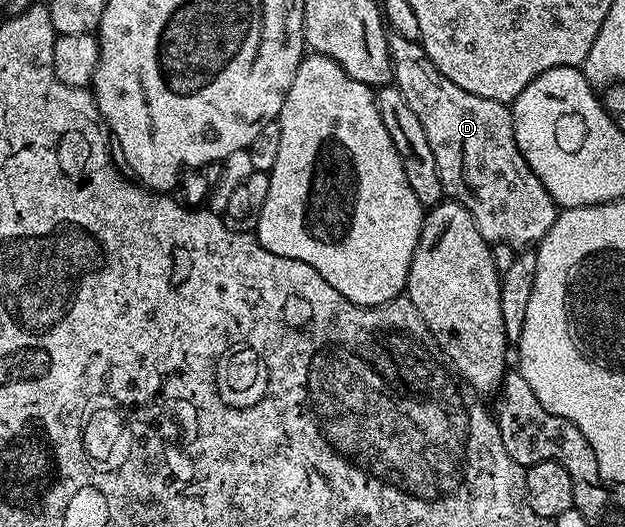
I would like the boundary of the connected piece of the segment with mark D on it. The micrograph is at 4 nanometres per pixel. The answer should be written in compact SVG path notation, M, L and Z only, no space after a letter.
M392 32L388 51L394 85L426 128L426 140L430 140L444 187L456 189L455 197L472 211L478 232L488 243L535 247L550 232L558 207L518 148L511 109L498 100L486 100L458 88L454 80L446 80L419 42Z

